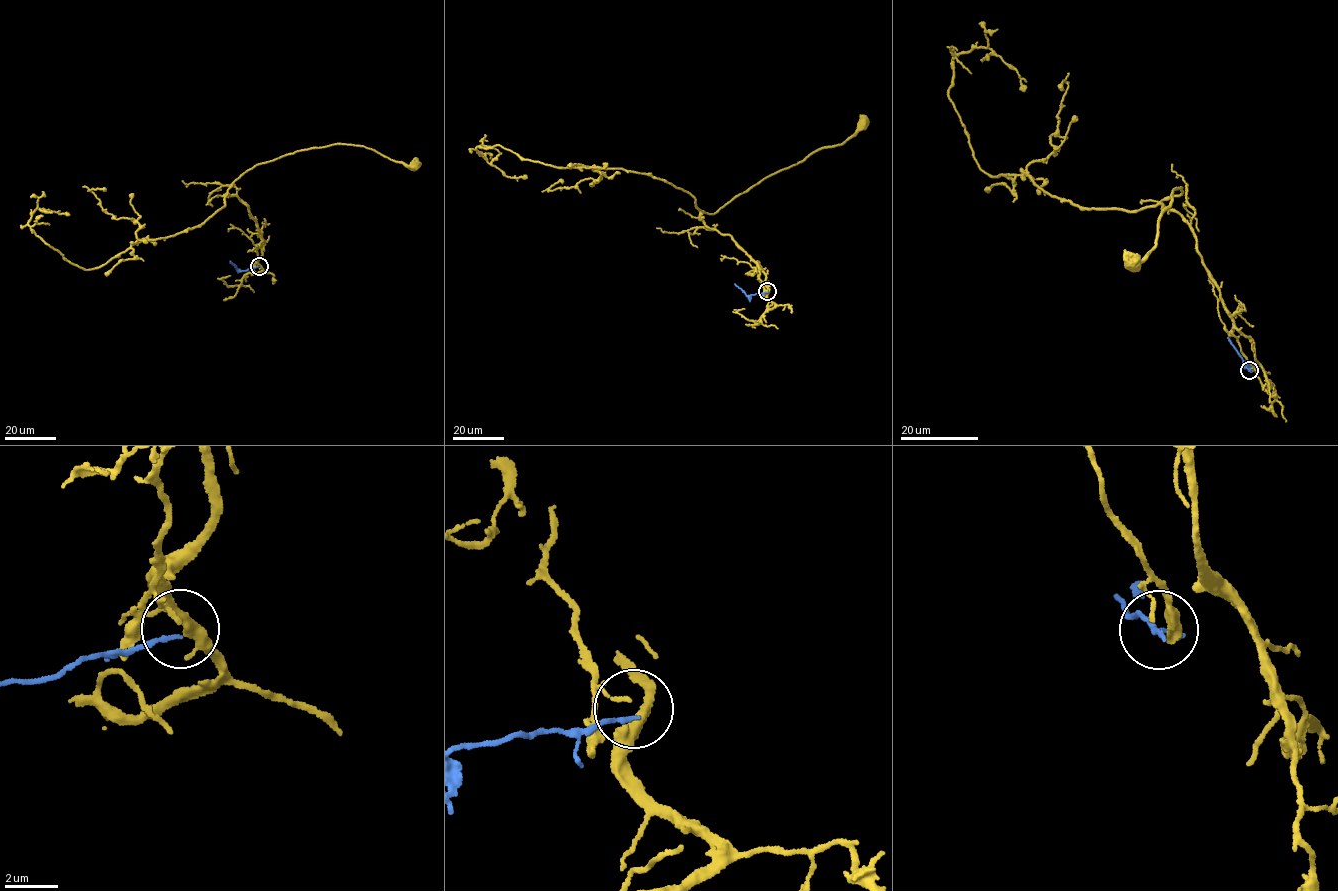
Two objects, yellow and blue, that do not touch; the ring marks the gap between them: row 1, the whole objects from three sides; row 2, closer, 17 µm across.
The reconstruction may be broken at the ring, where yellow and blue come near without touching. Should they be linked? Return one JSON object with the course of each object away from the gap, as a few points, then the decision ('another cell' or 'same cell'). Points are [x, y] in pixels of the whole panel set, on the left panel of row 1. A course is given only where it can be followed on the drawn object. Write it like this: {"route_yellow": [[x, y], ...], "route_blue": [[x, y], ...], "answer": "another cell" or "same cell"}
{"route_yellow": [[259, 265], [262, 236], [257, 222], [249, 206], [226, 194], [246, 172], [307, 149], [341, 143], [414, 164]], "route_blue": [[258, 266], [238, 271], [230, 261]], "answer": "another cell"}

